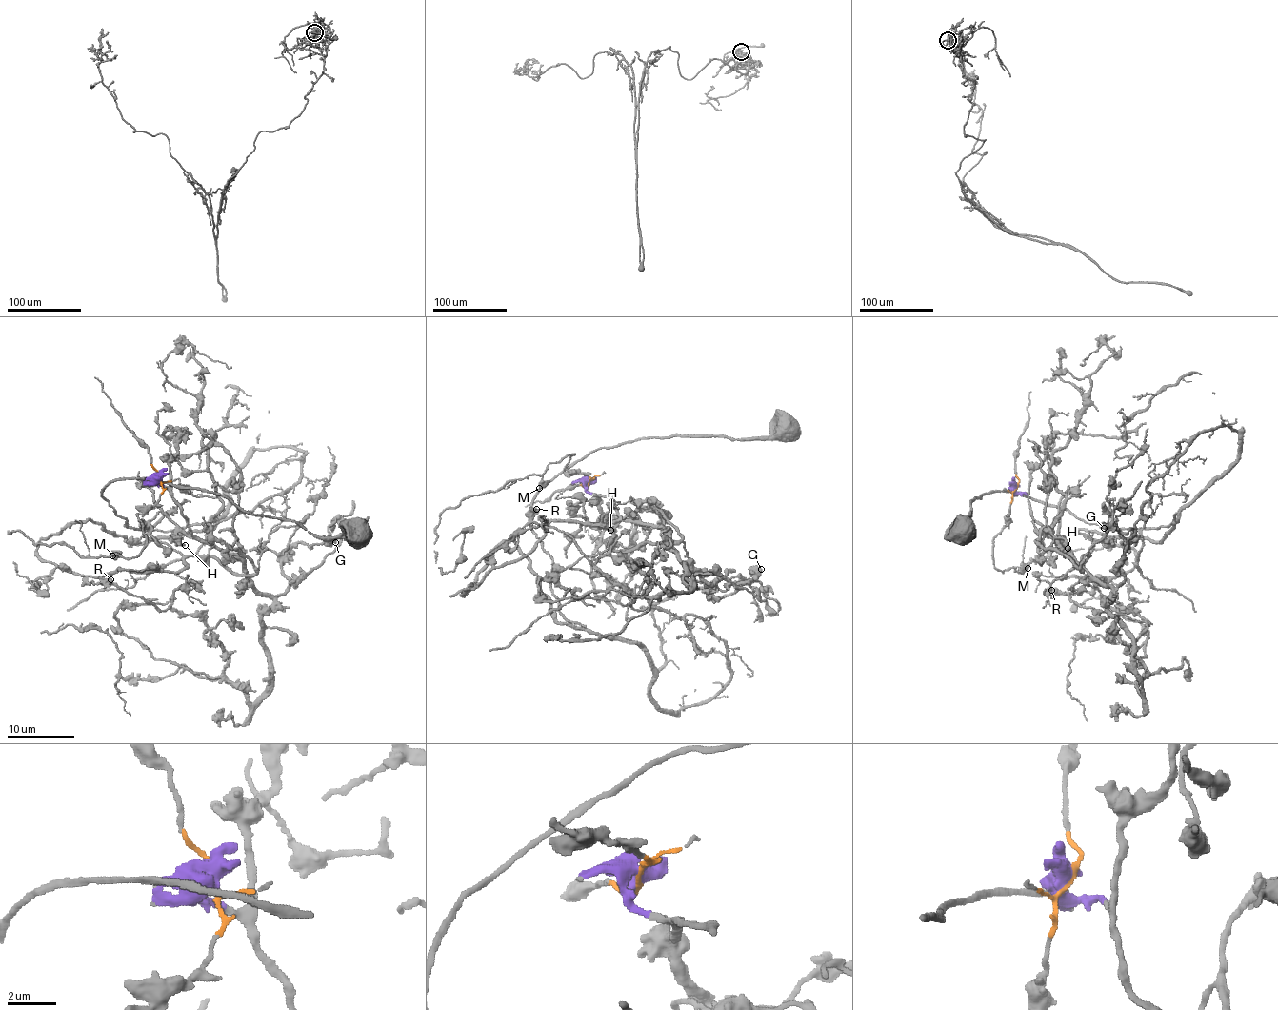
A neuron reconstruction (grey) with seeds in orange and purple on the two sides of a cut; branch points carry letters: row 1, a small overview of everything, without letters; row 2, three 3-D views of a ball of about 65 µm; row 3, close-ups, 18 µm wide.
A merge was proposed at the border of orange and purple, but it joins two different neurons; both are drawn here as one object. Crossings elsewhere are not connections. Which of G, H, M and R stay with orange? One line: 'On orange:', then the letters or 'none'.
On orange: M

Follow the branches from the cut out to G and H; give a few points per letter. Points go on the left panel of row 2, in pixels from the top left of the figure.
G: (160, 477), (188, 529), (231, 552), (261, 593), (274, 596), (289, 584), (281, 557), (293, 547), (336, 542)
H: (160, 477), (157, 483), (166, 489), (193, 535), (178, 534), (185, 546)

